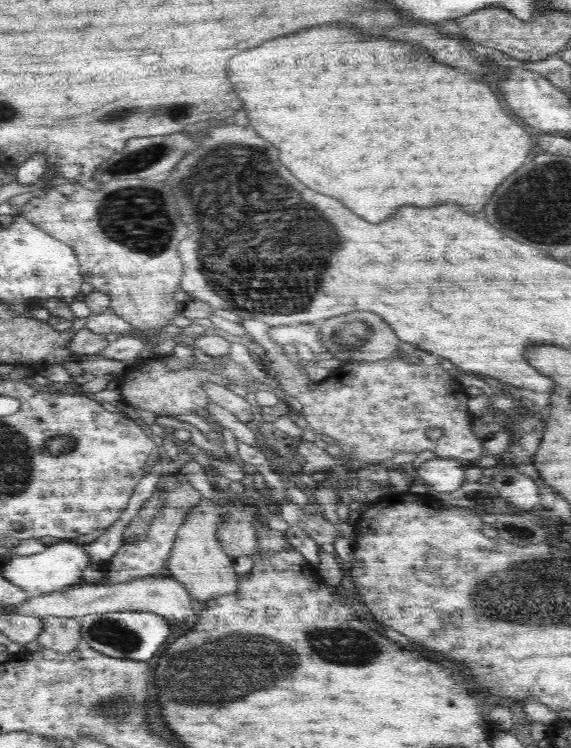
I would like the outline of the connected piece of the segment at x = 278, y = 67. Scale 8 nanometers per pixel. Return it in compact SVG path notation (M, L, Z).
M322 26L322 28L310 28L306 32L298 32L292 36L276 38L270 40L258 48L252 48L248 52L242 52L234 56L228 64L228 78L233 88L244 106L250 119L250 124L258 132L258 136L266 138L280 150L280 162L300 180L304 182L310 190L316 190L320 194L332 196L340 200L346 208L350 208L354 214L360 218L378 224L384 222L388 216L396 212L400 206L422 206L422 208L432 208L436 204L446 204L446 202L456 202L460 204L466 212L480 212L484 210L486 202L494 194L494 190L512 174L516 172L528 158L530 148L534 146L532 139L526 130L522 130L512 118L508 118L502 108L498 98L492 94L492 90L470 78L468 74L460 74L456 68L436 64L432 58L426 54L420 54L412 48L408 48L402 42L390 42L390 40L362 40L356 36L354 30L346 26Z

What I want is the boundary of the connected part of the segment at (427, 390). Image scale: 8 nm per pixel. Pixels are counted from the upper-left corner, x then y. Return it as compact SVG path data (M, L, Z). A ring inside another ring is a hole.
M257 318L244 319L241 324L245 332L264 347L265 363L286 396L303 406L308 426L317 435L334 438L334 444L356 468L361 464L391 461L402 452L418 454L424 450L434 452L436 458L454 458L460 462L477 461L481 457L482 438L470 427L474 415L468 410L469 396L458 392L458 380L450 378L450 372L446 374L446 370L440 368L440 360L434 354L400 341L392 356L376 363L345 362L328 377L316 382L316 388L310 389L308 376L302 375L286 357L285 348L268 336L268 324ZM410 356L418 356L420 362L408 364L406 358ZM430 428L440 428L442 436L430 440L426 434Z

